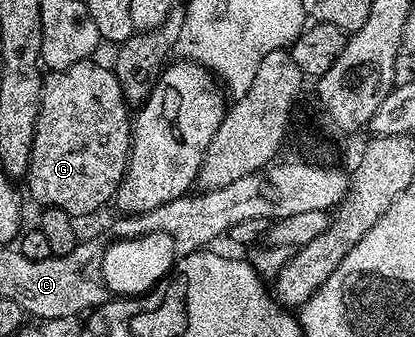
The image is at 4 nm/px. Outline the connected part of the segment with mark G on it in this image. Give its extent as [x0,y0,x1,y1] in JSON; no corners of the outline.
[27,61,131,219]

